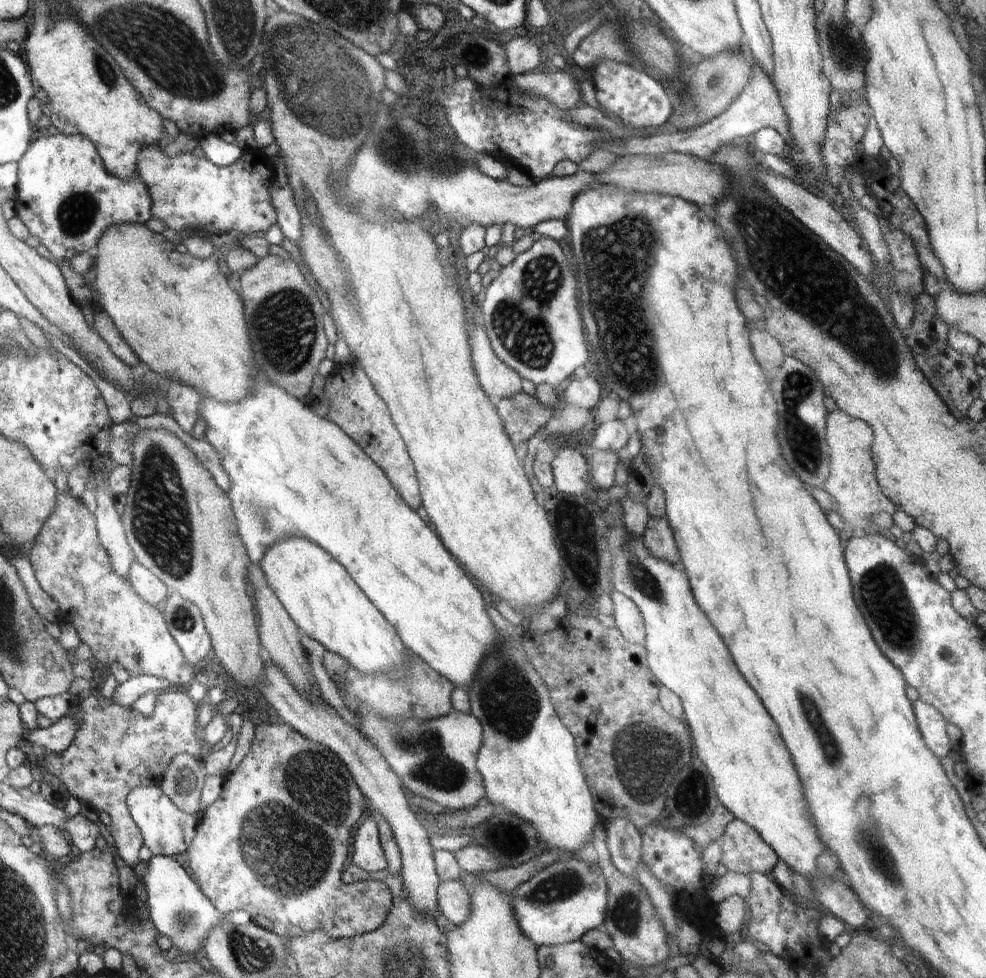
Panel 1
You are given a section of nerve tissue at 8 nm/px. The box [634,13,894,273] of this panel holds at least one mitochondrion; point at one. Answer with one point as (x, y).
(841, 49)

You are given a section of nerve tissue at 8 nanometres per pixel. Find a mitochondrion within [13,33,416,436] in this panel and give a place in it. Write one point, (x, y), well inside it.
(286, 332)

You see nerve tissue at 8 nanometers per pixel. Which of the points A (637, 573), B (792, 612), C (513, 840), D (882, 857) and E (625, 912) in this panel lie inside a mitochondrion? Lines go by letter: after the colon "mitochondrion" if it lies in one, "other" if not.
A: mitochondrion
B: other
C: other
D: mitochondrion
E: mitochondrion

